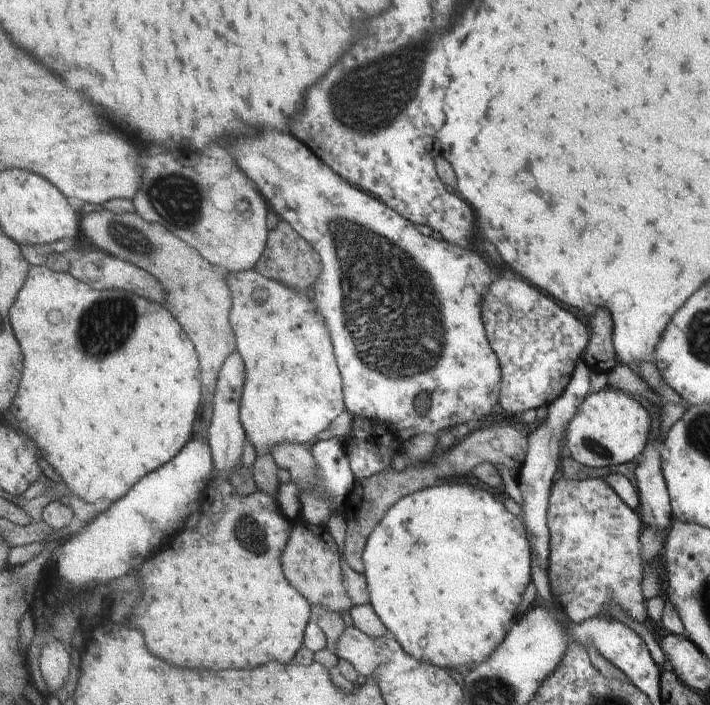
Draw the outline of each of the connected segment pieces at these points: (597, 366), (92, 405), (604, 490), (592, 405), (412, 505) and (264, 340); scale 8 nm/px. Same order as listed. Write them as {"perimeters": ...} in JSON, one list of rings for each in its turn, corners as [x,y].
{"perimeters":[[[[597,308],[590,316],[590,326],[595,352],[585,352],[582,358],[593,372],[609,372],[622,364],[614,345],[614,320],[605,308]]],[[[33,266],[29,271],[28,280],[18,294],[16,304],[12,306],[10,318],[13,328],[17,330],[21,348],[25,350],[25,372],[22,373],[19,394],[15,398],[17,402],[13,402],[15,416],[11,419],[19,431],[37,443],[41,457],[48,462],[73,495],[86,503],[99,502],[101,498],[106,498],[112,503],[120,501],[144,476],[171,462],[195,434],[194,426],[200,414],[204,390],[200,356],[176,316],[163,306],[121,289],[91,289],[67,272],[58,273],[46,266]]],[[[603,478],[599,479],[585,479],[584,481],[573,481],[561,479],[555,481],[552,487],[552,494],[548,508],[548,525],[550,528],[550,566],[548,568],[548,575],[550,576],[550,584],[552,586],[552,596],[554,597],[557,606],[567,614],[569,620],[574,623],[583,623],[592,617],[601,615],[611,605],[618,605],[626,613],[631,615],[637,622],[645,622],[647,614],[645,614],[645,596],[641,590],[643,584],[643,569],[644,560],[642,559],[642,551],[644,550],[643,530],[646,524],[641,518],[639,511],[633,510],[621,497],[617,491]]],[[[607,388],[589,396],[579,406],[577,414],[568,426],[568,446],[570,456],[577,462],[605,468],[624,465],[640,460],[649,434],[649,414],[643,404],[619,389]]],[[[457,482],[414,492],[399,500],[388,510],[384,520],[372,532],[364,550],[366,568],[364,575],[370,590],[371,605],[381,618],[382,623],[410,655],[413,655],[417,660],[441,667],[448,672],[454,670],[463,674],[489,660],[489,657],[500,648],[500,644],[505,642],[508,632],[515,626],[519,618],[517,608],[521,606],[523,594],[532,581],[533,550],[529,540],[529,530],[527,530],[523,518],[511,514],[505,508],[505,504],[499,500],[499,496],[495,496],[495,492],[489,494],[483,488],[475,488],[475,486],[469,484],[457,484]]],[[[255,269],[230,273],[228,285],[234,302],[230,321],[236,331],[237,352],[243,356],[247,366],[247,381],[240,408],[240,421],[246,438],[257,457],[272,455],[272,450],[280,444],[312,445],[317,436],[325,432],[333,424],[333,420],[347,409],[344,401],[344,378],[331,335],[323,322],[323,316],[319,314],[320,310],[304,292],[267,278]]]]}

